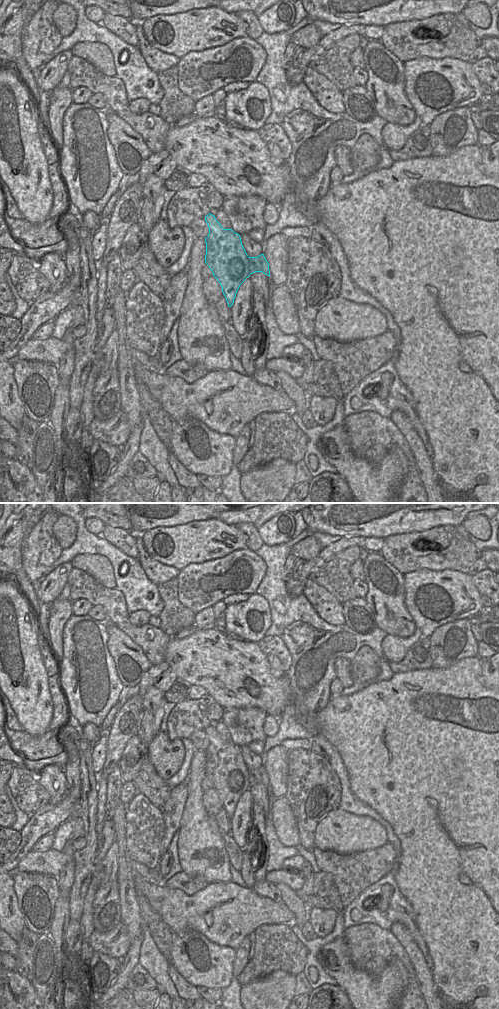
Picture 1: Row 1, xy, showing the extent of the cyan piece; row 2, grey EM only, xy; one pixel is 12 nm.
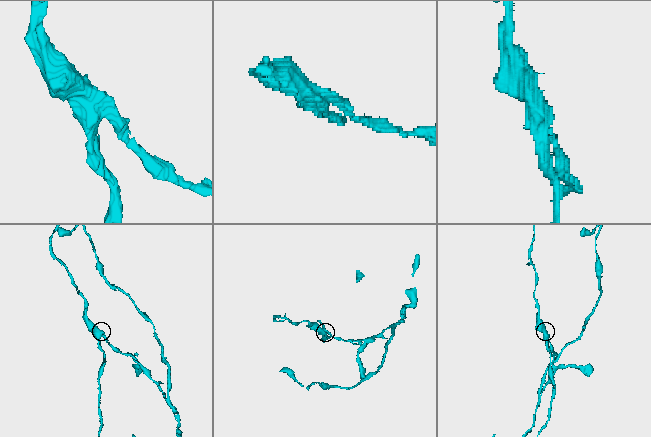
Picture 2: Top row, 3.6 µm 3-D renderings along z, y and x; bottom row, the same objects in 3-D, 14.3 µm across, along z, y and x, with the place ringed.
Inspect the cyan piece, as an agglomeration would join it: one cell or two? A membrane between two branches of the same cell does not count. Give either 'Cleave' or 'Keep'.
Cleave.

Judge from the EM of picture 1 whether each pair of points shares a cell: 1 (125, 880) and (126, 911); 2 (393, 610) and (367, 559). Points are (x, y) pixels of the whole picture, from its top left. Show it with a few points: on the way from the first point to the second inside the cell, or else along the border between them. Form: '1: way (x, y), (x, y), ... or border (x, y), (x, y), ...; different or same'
1: way (125, 888), (126, 903); same
2: way (386, 597), (382, 591), (382, 578), (378, 572); same

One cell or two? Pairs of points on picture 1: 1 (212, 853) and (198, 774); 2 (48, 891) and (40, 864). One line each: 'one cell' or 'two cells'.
1: one cell
2: two cells

